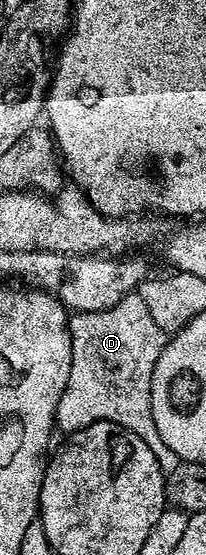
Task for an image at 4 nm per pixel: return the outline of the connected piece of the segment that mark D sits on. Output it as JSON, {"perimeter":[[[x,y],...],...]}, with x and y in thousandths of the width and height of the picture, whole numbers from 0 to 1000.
{"perimeter":[[[660,526],[621,528],[539,555],[510,560],[359,562],[335,573],[340,623],[354,631],[340,647],[335,685],[277,726],[267,742],[272,771],[316,784],[481,759],[539,759],[699,791],[767,823],[772,840],[796,850],[830,850],[869,829],[850,814],[801,805],[762,784],[738,741],[738,672],[811,616],[811,604],[748,578],[699,542]]]}

